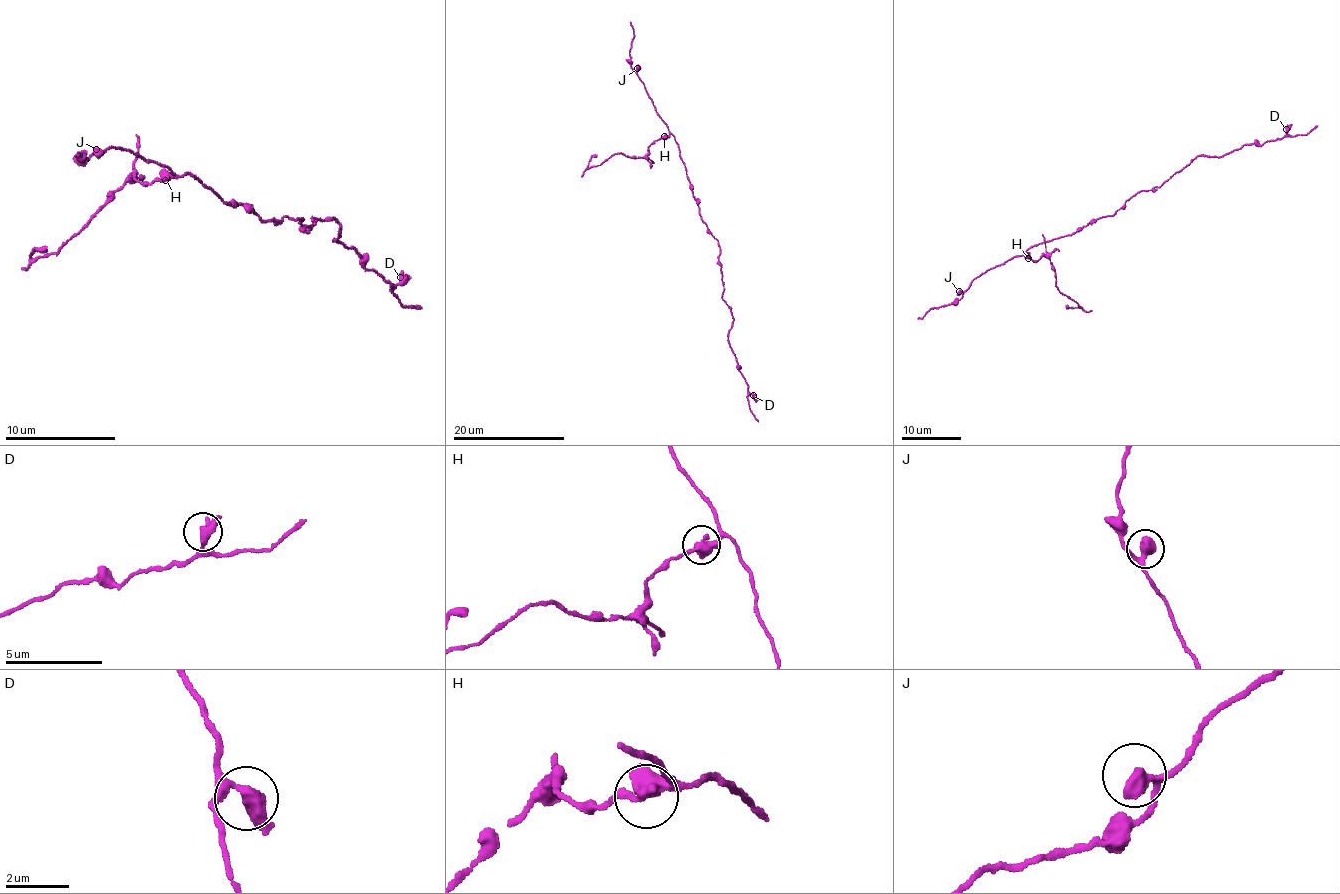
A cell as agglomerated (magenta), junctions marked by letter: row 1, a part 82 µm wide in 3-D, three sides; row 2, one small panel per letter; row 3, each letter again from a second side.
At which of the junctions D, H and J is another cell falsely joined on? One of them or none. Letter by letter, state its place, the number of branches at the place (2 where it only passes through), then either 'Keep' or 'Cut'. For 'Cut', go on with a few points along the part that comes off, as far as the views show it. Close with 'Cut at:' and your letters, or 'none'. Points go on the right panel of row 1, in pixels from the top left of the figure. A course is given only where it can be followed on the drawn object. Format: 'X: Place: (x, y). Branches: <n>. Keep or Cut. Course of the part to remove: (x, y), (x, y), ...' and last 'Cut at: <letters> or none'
D: Place: (1286, 129). Branches: 2. Keep
H: Place: (1028, 258). Branches: 2. Cut. Course of the part to remove: (1027, 258), (1034, 262), (1044, 256), (1049, 259), (1057, 287), (1080, 308), (1066, 306)
J: Place: (959, 291). Branches: 2. Keep
Cut at: H

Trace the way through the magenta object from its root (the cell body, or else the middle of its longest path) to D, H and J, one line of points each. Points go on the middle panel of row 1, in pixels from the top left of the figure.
D: (703, 222), (720, 247), (722, 299), (733, 318), (728, 337), (729, 347), (753, 395)
H: (703, 222), (678, 143), (672, 135), (663, 136)
J: (703, 222), (678, 143), (656, 112), (637, 76), (637, 68)

